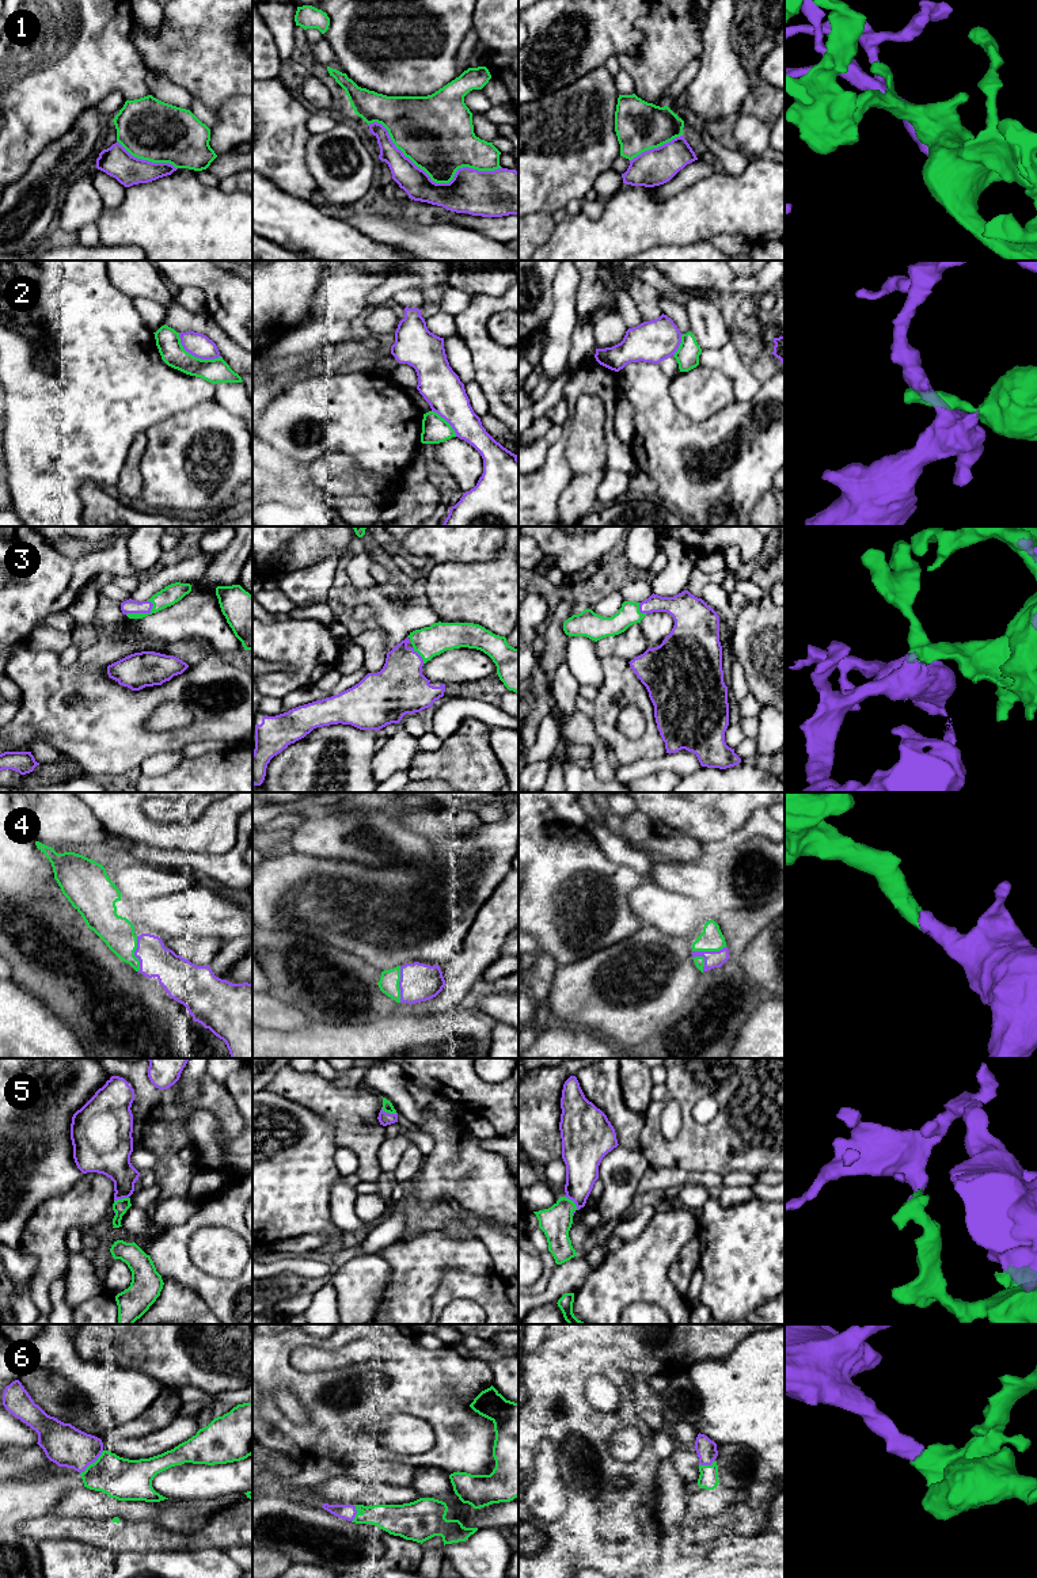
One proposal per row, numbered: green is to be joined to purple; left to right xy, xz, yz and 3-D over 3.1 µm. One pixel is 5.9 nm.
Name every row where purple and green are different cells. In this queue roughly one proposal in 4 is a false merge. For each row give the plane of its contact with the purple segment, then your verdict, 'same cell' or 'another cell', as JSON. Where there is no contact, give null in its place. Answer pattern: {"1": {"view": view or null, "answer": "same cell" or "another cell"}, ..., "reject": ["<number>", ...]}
{"1": {"view": "xz", "answer": "same cell"}, "2": {"view": "xy", "answer": "another cell"}, "3": {"view": "xy", "answer": "same cell"}, "4": {"view": "xy", "answer": "same cell"}, "5": {"view": "yz", "answer": "same cell"}, "6": {"view": "xy", "answer": "same cell"}, "reject": ["2"]}

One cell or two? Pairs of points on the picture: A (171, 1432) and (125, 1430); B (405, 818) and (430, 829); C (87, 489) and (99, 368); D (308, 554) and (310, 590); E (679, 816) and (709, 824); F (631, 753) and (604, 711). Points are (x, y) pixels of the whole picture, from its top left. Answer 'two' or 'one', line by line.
A: two
B: one
C: two
D: two
E: one
F: one

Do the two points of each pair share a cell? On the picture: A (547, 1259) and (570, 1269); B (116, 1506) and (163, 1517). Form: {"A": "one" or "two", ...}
{"A": "two", "B": "one"}

